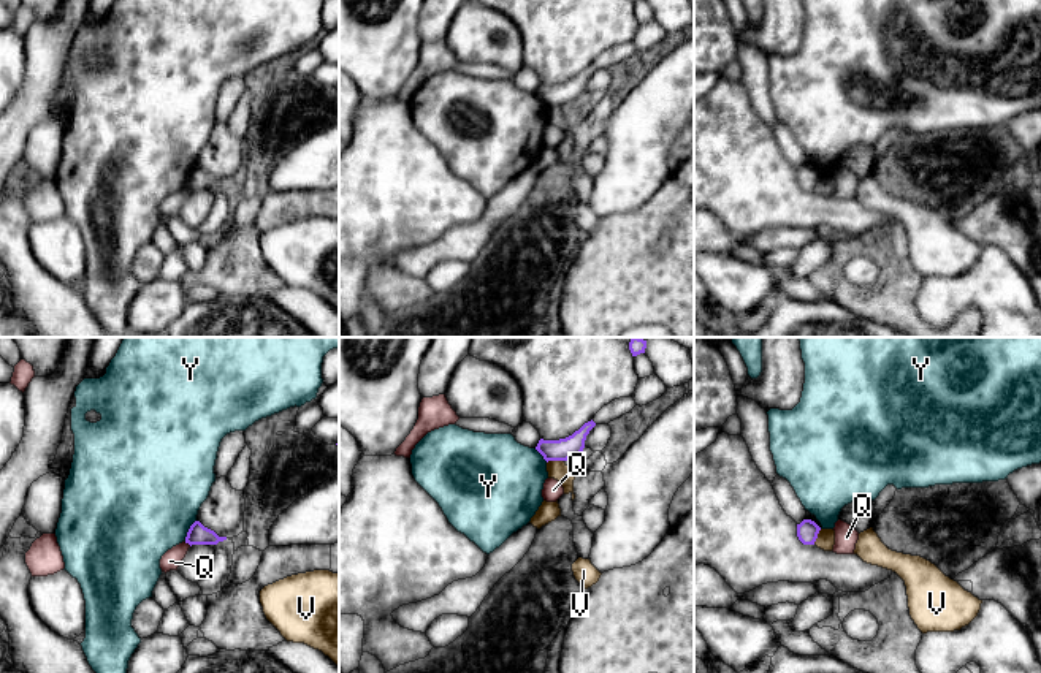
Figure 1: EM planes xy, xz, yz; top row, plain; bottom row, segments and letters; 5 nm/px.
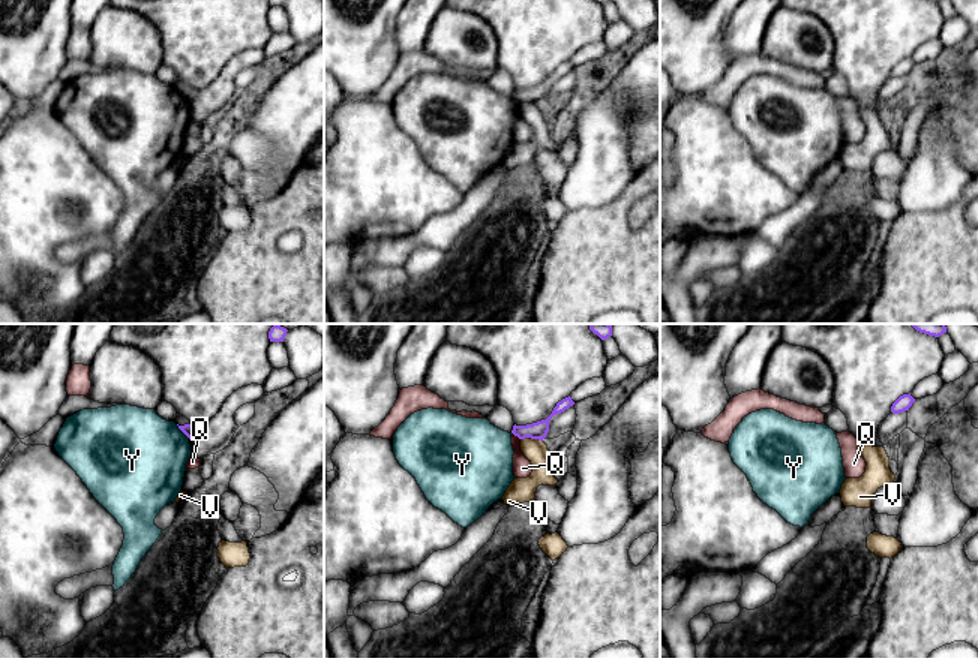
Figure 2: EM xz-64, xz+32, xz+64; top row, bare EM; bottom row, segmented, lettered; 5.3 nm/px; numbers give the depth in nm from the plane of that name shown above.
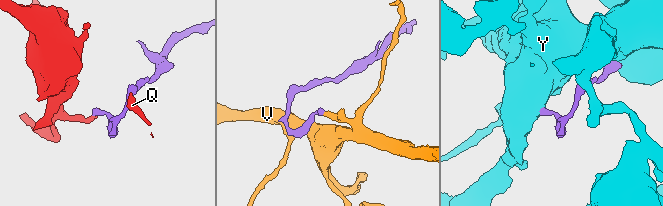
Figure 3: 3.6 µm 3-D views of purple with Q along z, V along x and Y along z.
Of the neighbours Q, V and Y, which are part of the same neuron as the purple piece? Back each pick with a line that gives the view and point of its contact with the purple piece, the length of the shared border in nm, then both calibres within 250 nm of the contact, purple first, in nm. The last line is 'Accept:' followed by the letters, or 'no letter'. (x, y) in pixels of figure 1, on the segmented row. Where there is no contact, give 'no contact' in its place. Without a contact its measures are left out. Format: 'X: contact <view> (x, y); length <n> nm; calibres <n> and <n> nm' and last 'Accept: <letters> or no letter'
Accept: no letter

